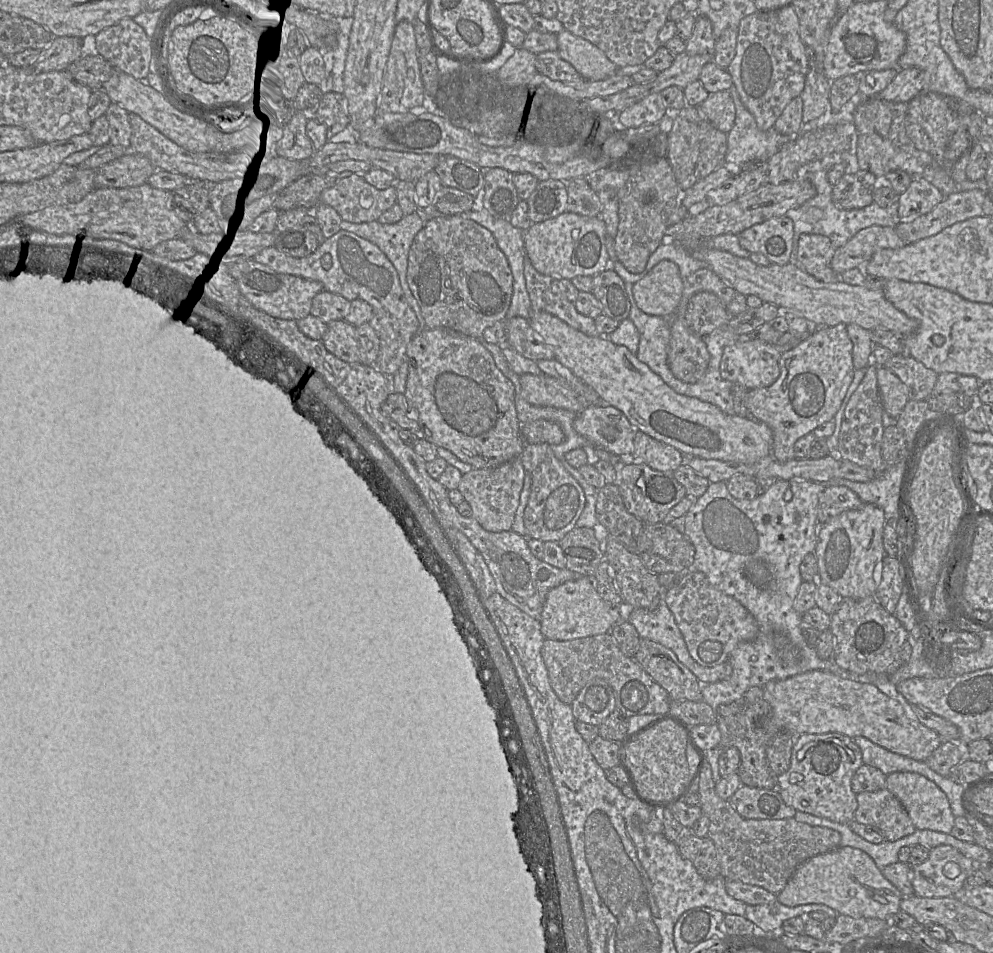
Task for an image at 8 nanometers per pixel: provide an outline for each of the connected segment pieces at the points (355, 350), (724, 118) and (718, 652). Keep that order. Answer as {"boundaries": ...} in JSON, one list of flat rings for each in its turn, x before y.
{"boundaries":[[[336,320,328,323,322,342,330,353,341,360,348,363,362,363,357,327,346,320]],[[728,90,709,93,707,99,697,106,698,111,718,130,728,134,732,129,736,110]],[[702,572,679,574,678,582,665,589,664,600,675,617,690,656,704,667,728,662,731,652,740,643,752,641,758,634,758,624,752,614,735,598,715,588]]]}

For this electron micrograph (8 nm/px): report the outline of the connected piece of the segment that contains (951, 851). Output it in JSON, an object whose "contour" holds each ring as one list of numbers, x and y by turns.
{"contour":[[952,846,934,847,922,864,912,867,914,894,924,898,954,897,975,867,973,860]]}

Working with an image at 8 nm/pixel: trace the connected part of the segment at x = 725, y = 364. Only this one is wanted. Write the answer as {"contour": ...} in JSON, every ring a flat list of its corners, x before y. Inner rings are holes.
{"contour":[[741,337,724,348,720,362,721,376,747,390,768,387,778,379,780,356,789,349,791,344,776,346]]}

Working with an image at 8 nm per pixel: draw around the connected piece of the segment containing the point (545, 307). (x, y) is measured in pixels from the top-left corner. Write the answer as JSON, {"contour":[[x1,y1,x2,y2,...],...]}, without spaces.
{"contour":[[526,252,523,265,526,289,529,294,531,309,533,312,547,312,587,336,601,336,601,334,596,328,594,319,584,316,577,311,575,303,579,291,572,284,571,280,540,274,533,267,531,261,526,256]]}

